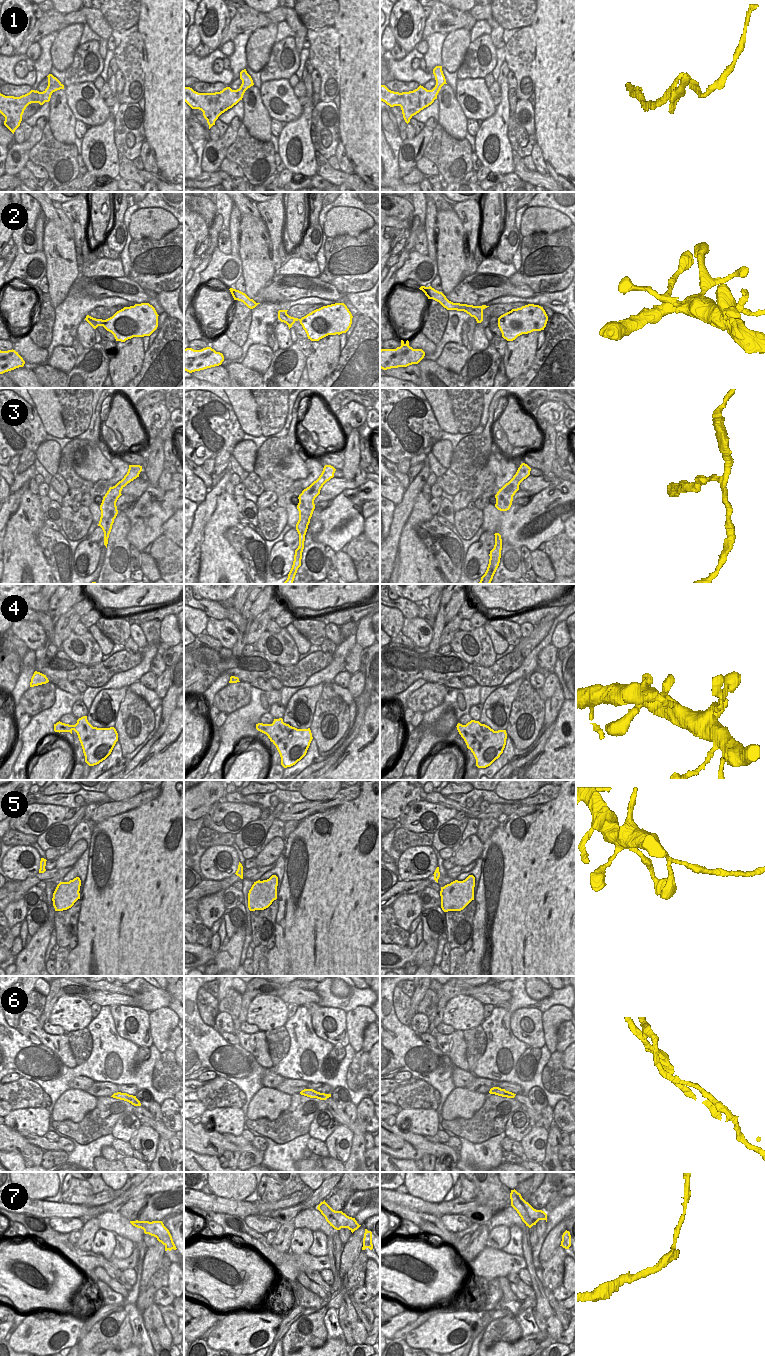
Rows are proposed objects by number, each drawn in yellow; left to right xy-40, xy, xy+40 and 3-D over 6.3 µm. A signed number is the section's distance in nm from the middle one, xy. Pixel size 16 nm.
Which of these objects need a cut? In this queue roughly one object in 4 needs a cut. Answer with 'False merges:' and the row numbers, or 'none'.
False merges: 6

